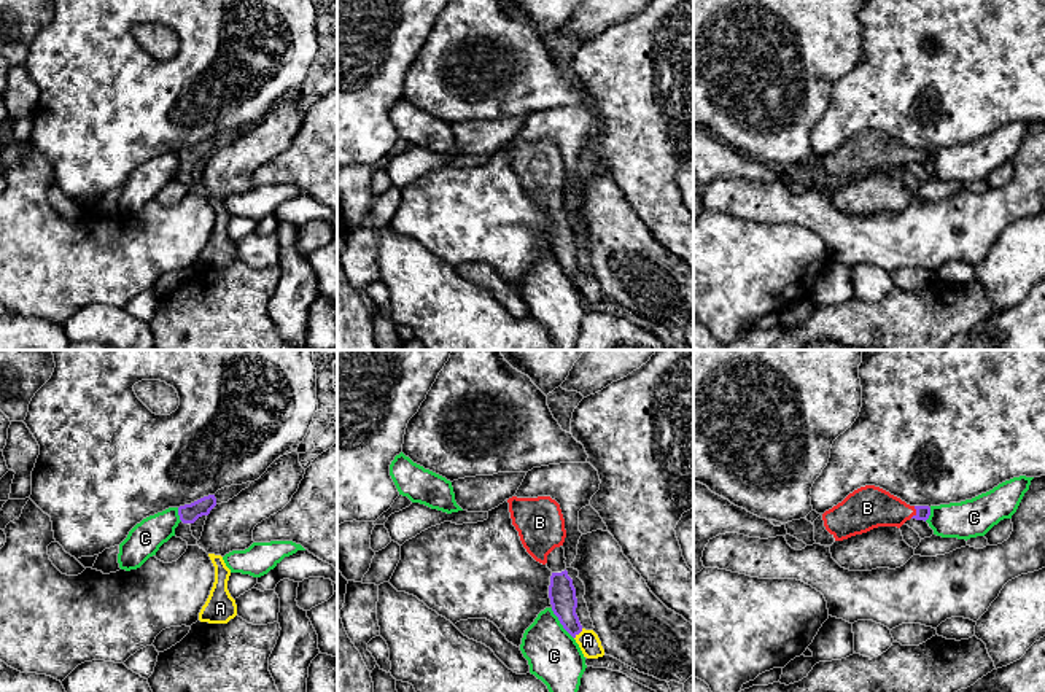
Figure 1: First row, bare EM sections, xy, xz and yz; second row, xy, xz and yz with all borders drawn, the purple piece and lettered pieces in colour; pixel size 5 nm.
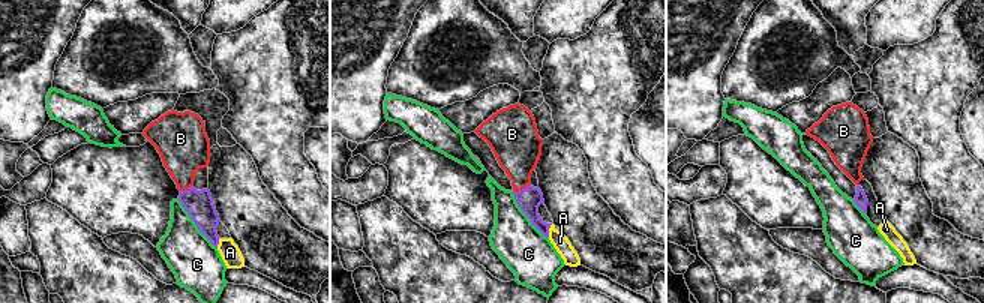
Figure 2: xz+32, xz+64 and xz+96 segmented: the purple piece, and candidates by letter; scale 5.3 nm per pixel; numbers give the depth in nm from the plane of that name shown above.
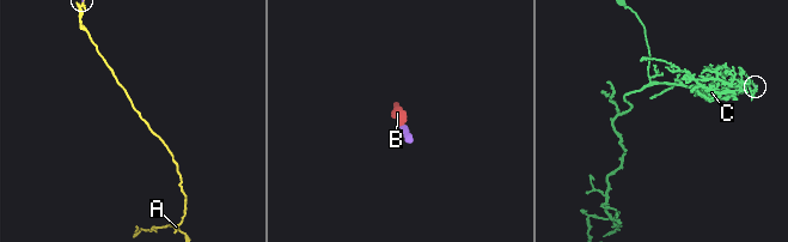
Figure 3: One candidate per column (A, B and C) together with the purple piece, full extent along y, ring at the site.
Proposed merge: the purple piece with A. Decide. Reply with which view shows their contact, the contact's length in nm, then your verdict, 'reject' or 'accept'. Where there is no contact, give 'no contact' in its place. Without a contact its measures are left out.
contact in xz; length 70 nm; reject

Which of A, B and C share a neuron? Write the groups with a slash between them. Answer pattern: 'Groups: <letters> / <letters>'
Groups: A / B / C

